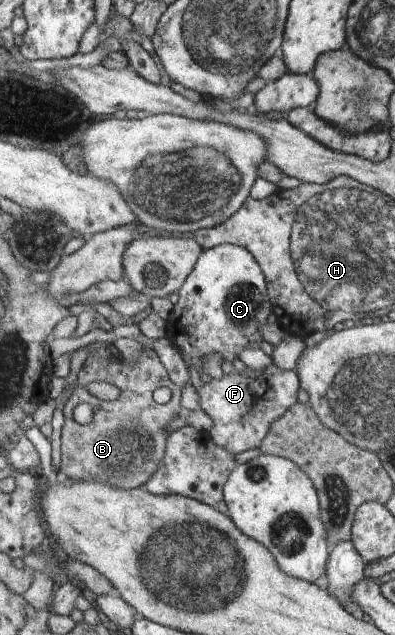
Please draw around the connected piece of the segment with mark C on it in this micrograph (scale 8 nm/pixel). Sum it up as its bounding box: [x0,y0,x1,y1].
[168,244,273,373]

